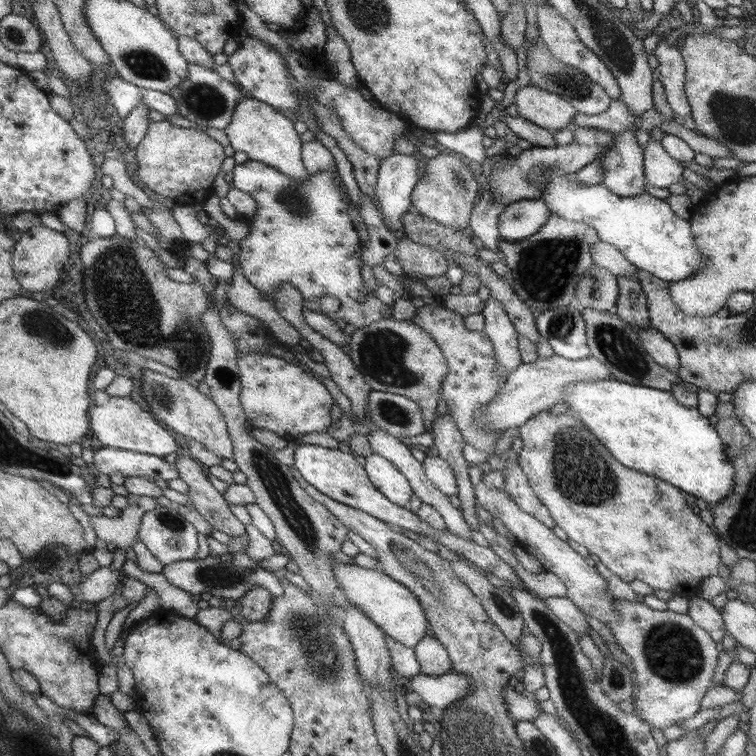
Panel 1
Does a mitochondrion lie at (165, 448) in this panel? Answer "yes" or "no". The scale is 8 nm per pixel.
no

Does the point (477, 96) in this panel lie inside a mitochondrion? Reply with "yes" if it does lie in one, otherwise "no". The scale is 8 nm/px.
no

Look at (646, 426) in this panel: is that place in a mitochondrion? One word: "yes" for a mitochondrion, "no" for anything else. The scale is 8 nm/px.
no

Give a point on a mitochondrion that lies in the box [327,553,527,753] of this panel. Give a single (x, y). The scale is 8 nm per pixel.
(502, 604)

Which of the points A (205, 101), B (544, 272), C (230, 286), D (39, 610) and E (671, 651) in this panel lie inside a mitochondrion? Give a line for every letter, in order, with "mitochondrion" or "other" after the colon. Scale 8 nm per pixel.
A: mitochondrion
B: mitochondrion
C: other
D: other
E: mitochondrion

